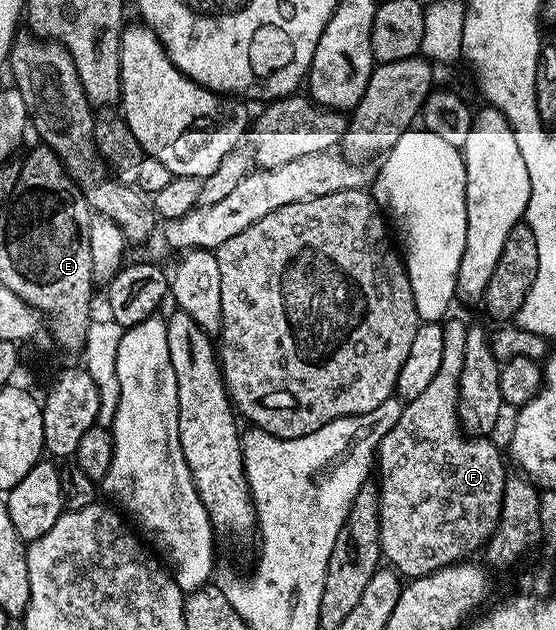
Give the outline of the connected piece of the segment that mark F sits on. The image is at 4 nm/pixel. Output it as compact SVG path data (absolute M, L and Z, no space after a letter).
M449 317L443 323L443 365L439 365L439 370L435 372L435 377L427 384L427 389L419 393L419 397L408 400L402 406L399 421L383 437L383 441L377 446L375 456L376 474L381 474L379 478L379 541L381 542L381 554L384 562L406 580L418 579L424 575L430 575L433 571L438 571L444 567L450 567L453 563L459 563L470 558L472 551L480 552L484 548L487 540L493 536L493 530L497 528L499 513L503 505L503 489L505 488L505 476L507 468L501 460L501 451L489 437L474 437L466 433L457 416L457 406L459 405L459 373L463 373L463 353L467 345L467 333L469 327L461 319Z

